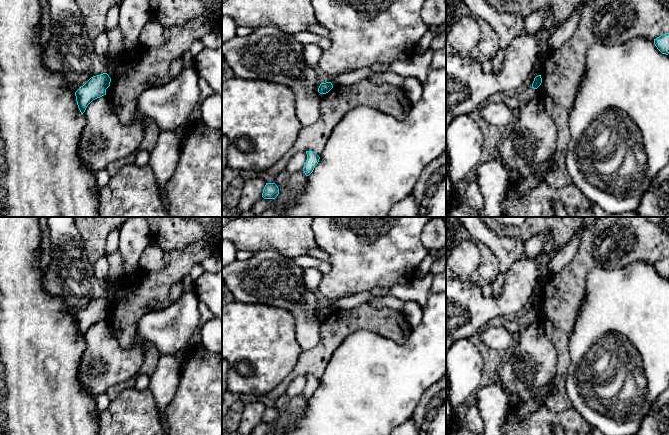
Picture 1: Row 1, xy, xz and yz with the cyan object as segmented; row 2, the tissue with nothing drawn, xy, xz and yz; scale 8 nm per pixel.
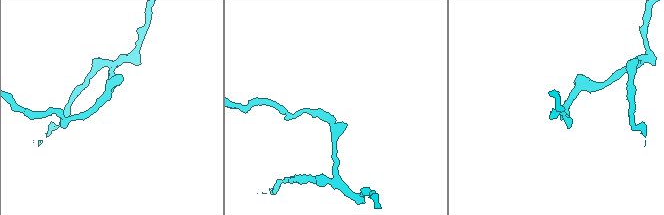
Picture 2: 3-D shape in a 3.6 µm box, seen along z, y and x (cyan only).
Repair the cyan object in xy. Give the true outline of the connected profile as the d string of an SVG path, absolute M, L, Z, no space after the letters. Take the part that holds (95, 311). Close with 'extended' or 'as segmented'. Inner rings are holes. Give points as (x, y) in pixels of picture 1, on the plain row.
M107 297L96 299L75 316L77 329L82 339L93 324L106 319L110 306L111 302Z; as segmented

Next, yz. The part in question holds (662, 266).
M665 257L656 263L654 263L654 268L657 271L657 273L662 278L669 278L669 257Z; as segmented

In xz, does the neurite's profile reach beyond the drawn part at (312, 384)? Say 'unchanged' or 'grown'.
unchanged

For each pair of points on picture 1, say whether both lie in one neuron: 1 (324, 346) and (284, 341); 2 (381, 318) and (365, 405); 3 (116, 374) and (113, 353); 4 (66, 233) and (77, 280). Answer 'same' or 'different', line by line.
1: different
2: different
3: same
4: same

